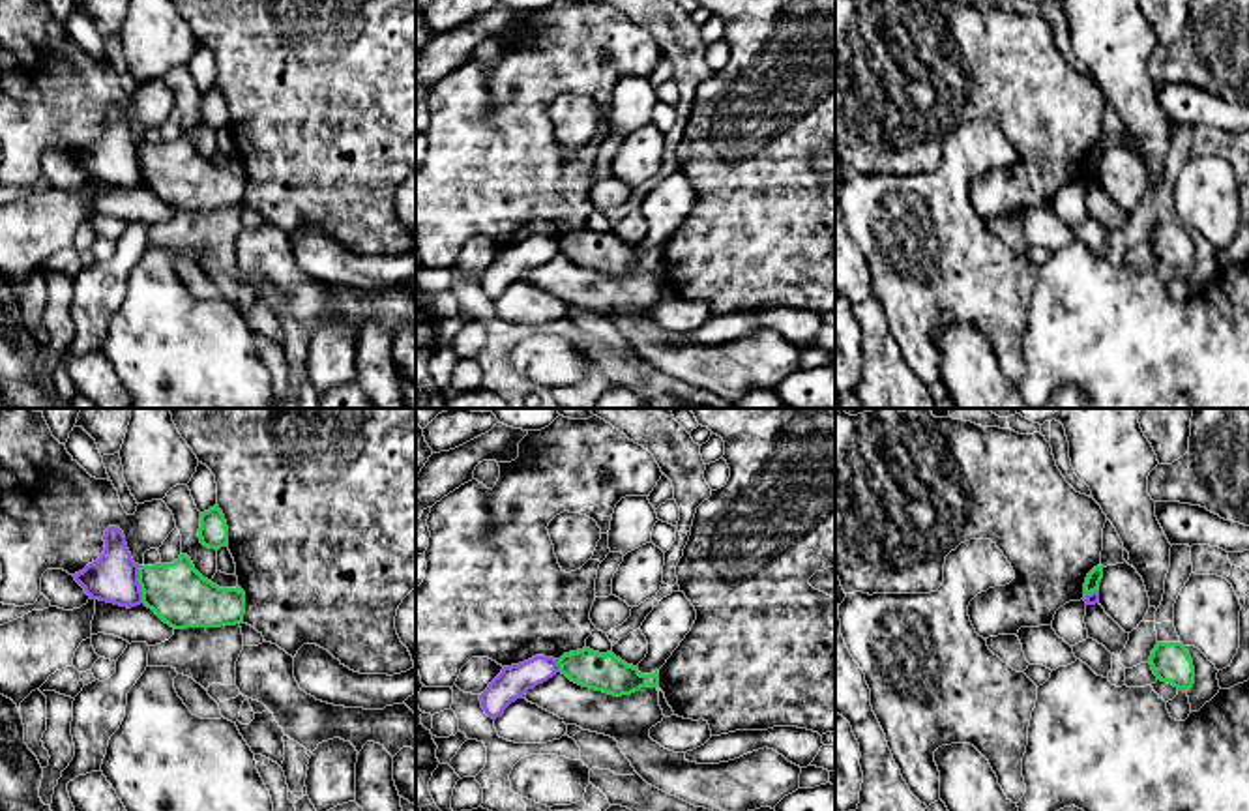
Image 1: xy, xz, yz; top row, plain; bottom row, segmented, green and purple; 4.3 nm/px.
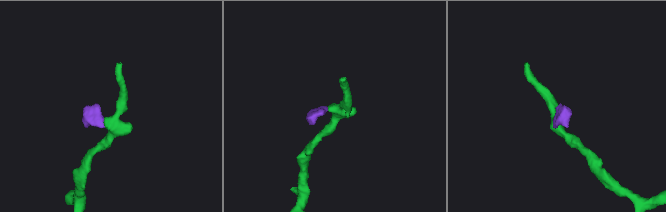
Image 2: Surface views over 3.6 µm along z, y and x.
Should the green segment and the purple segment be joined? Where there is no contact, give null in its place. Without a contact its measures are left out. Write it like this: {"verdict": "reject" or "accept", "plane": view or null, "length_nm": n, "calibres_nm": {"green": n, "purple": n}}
{"verdict": "reject", "plane": "xy", "length_nm": 100, "calibres_nm": {"green": 260, "purple": 220}}

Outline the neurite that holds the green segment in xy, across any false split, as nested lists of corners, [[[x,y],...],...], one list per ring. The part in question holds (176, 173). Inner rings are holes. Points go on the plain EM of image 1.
[[[187,135],[172,144],[139,148],[142,184],[174,210],[221,208],[243,202],[245,172],[204,159]]]

